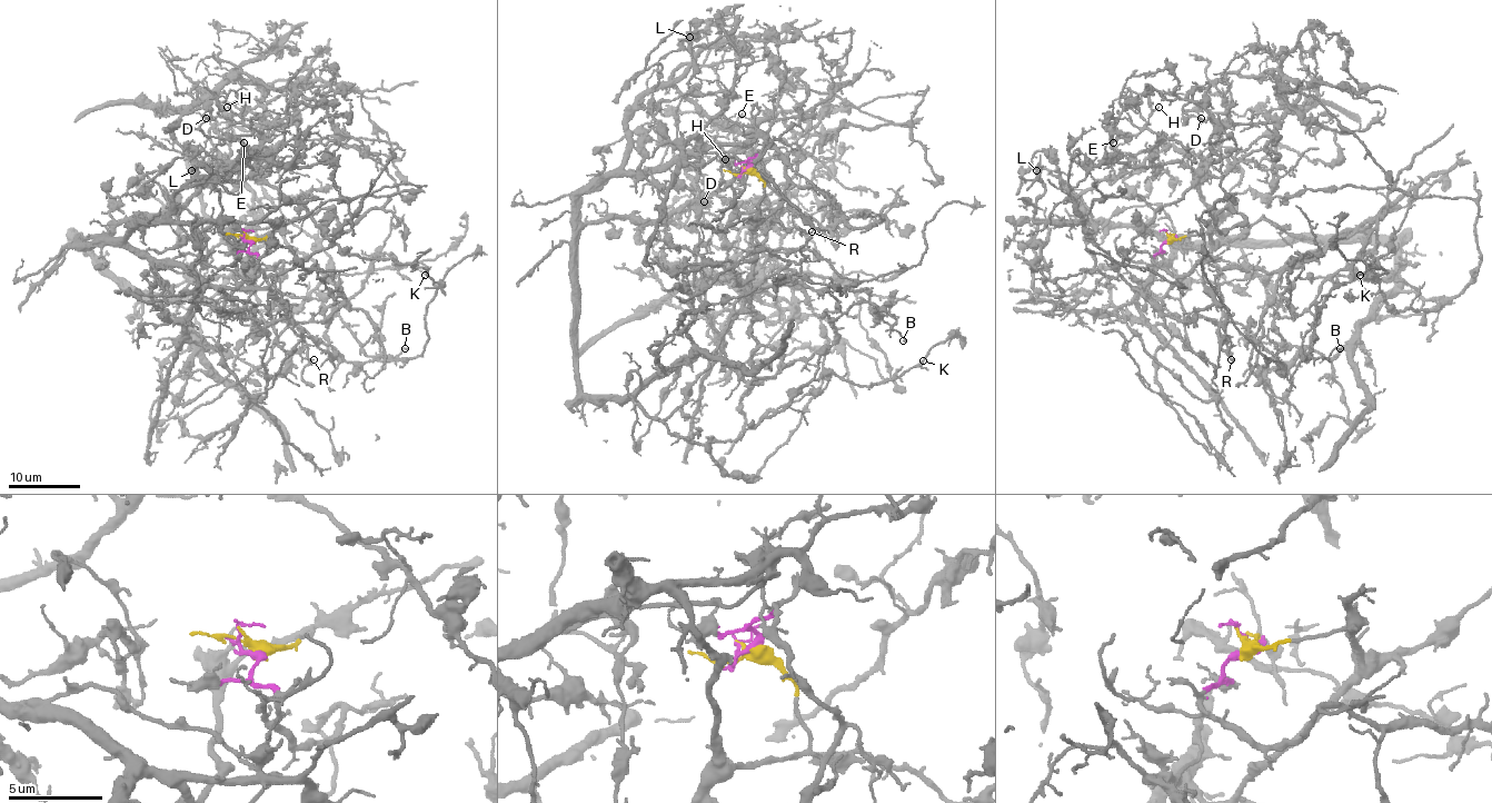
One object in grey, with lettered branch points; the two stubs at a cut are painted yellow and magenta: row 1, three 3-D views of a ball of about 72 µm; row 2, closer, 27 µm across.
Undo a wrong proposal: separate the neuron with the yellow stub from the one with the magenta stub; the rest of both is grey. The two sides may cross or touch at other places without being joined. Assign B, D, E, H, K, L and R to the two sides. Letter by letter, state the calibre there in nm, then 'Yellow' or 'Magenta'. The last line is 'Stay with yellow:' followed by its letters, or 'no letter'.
B: Thickness 160 nm. Magenta
D: Thickness 100 nm. Yellow
E: Thickness 120 nm. Yellow
H: Thickness 160 nm. Yellow
K: Thickness 100 nm. Yellow
L: Thickness 220 nm. Yellow
R: Thickness 120 nm. Magenta
Stay with yellow: D, E, H, K, L

